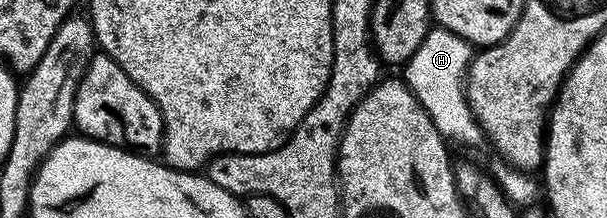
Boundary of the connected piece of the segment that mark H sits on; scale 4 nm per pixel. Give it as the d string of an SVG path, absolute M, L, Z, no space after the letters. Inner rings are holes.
M432 27L425 39L421 39L421 47L417 47L415 54L407 60L405 80L421 107L425 107L429 119L433 119L441 136L448 142L456 141L459 145L475 149L479 144L484 144L485 138L483 128L477 123L467 102L465 82L472 56L473 46L470 41L461 39L461 35L448 29Z

